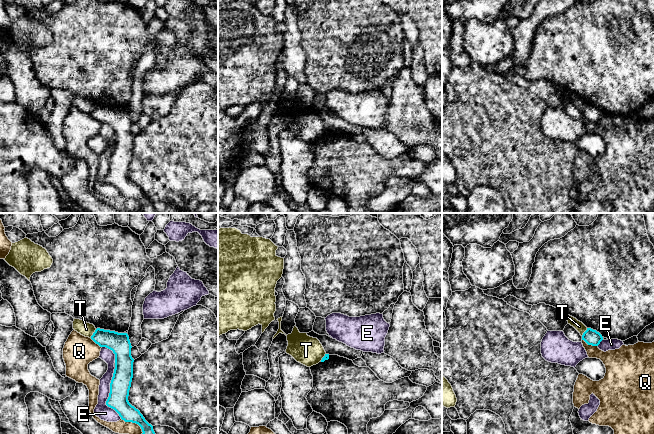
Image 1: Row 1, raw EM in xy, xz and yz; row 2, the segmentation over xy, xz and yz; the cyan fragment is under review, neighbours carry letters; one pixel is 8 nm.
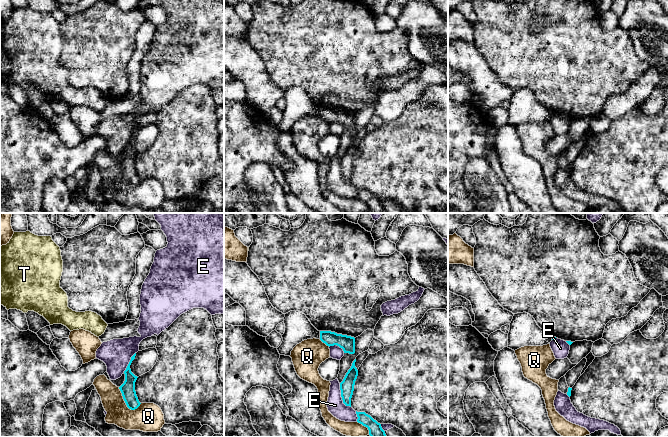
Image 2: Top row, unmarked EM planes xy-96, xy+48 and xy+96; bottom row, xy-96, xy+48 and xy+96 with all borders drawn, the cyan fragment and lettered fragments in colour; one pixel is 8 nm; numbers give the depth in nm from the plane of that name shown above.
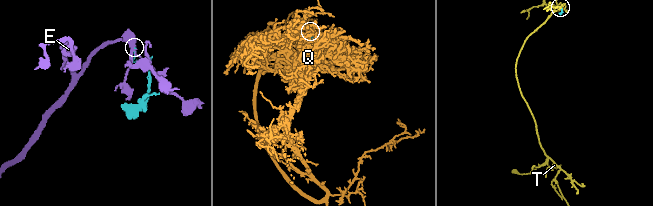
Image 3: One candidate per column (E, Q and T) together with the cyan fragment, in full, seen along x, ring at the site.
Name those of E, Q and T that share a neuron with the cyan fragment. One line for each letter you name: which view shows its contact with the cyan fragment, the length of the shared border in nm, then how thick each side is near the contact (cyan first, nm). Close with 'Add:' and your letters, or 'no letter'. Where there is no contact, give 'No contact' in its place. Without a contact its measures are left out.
Add: no letter

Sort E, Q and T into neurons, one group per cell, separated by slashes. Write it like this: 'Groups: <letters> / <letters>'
Groups: E / Q / T

